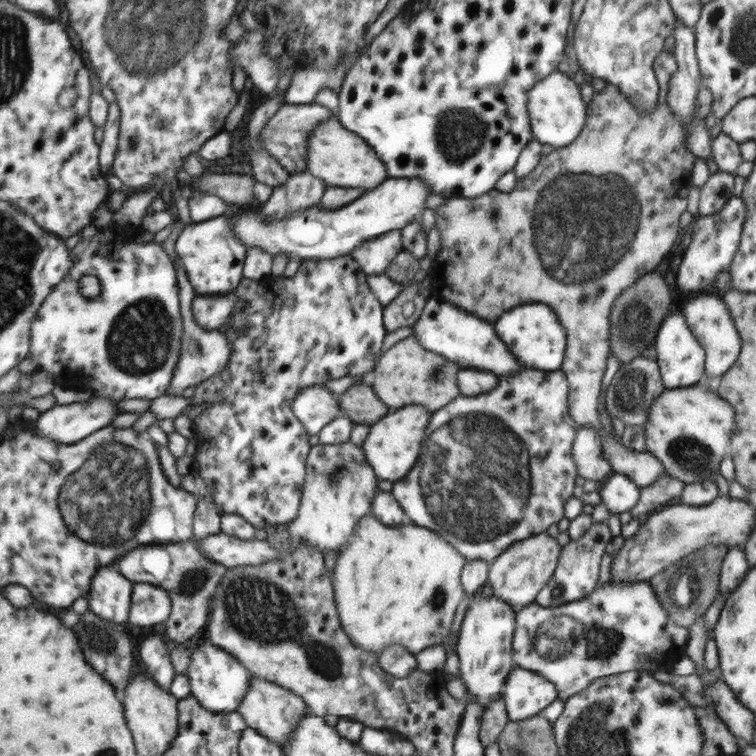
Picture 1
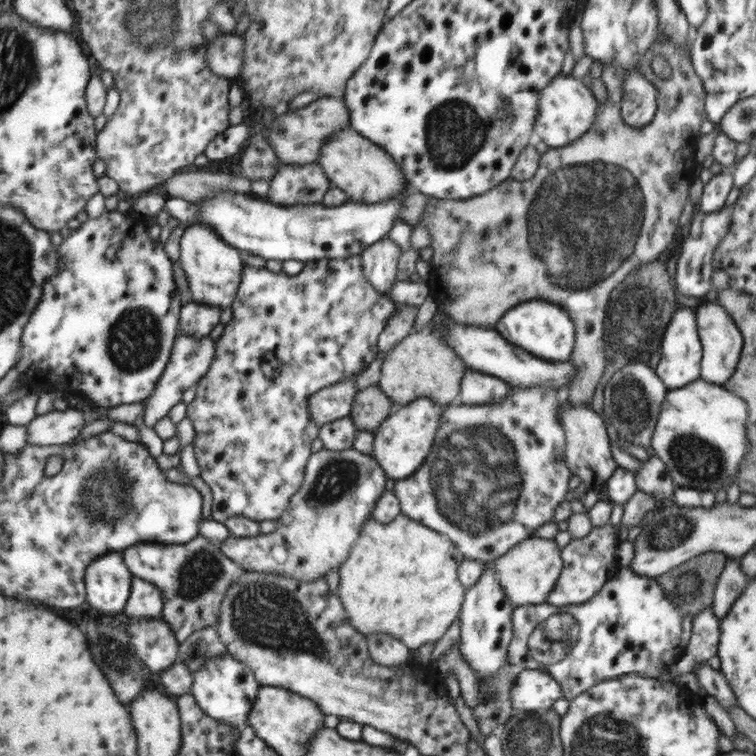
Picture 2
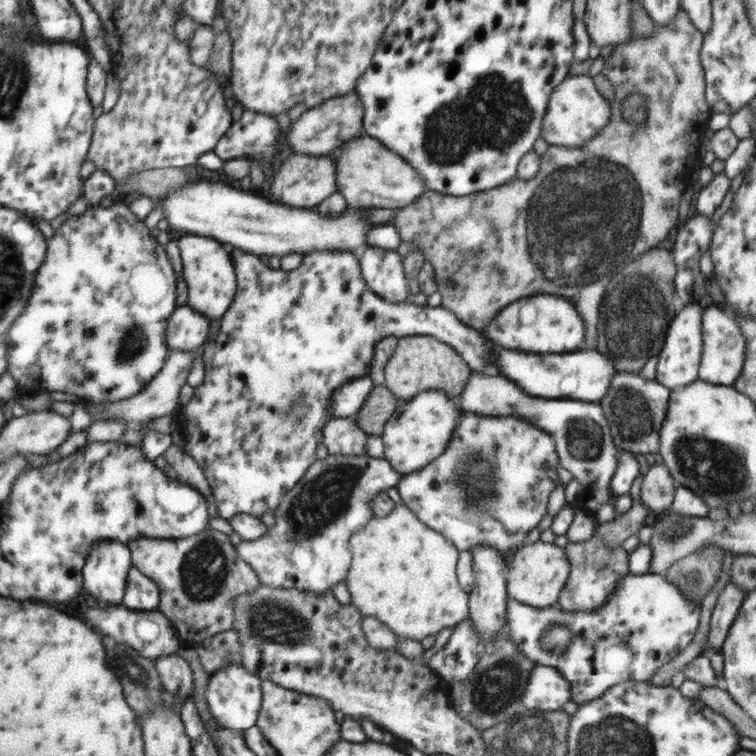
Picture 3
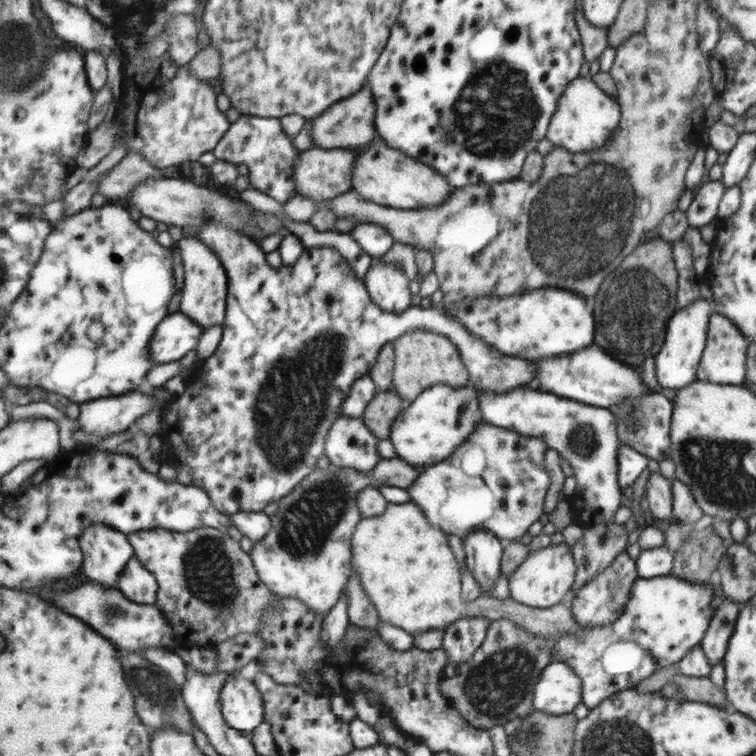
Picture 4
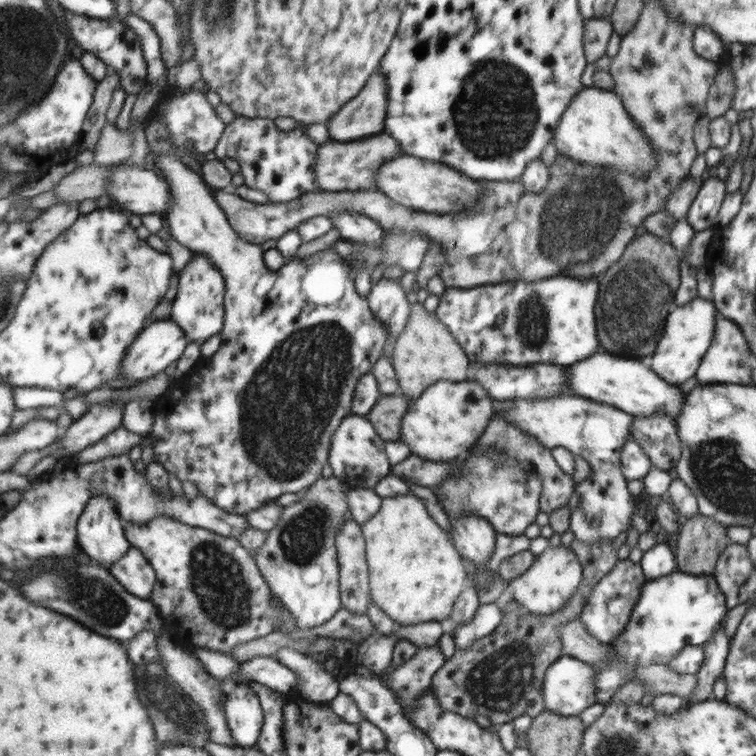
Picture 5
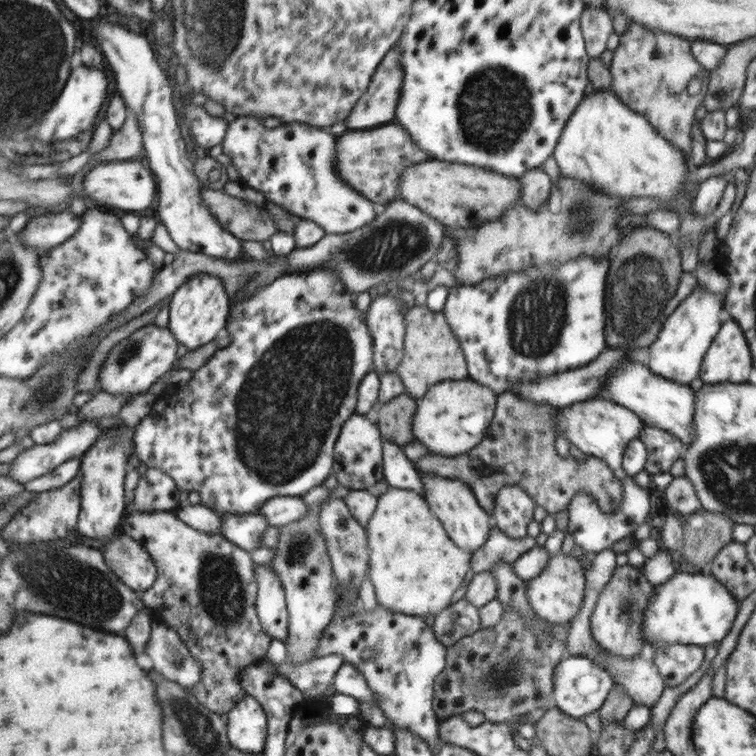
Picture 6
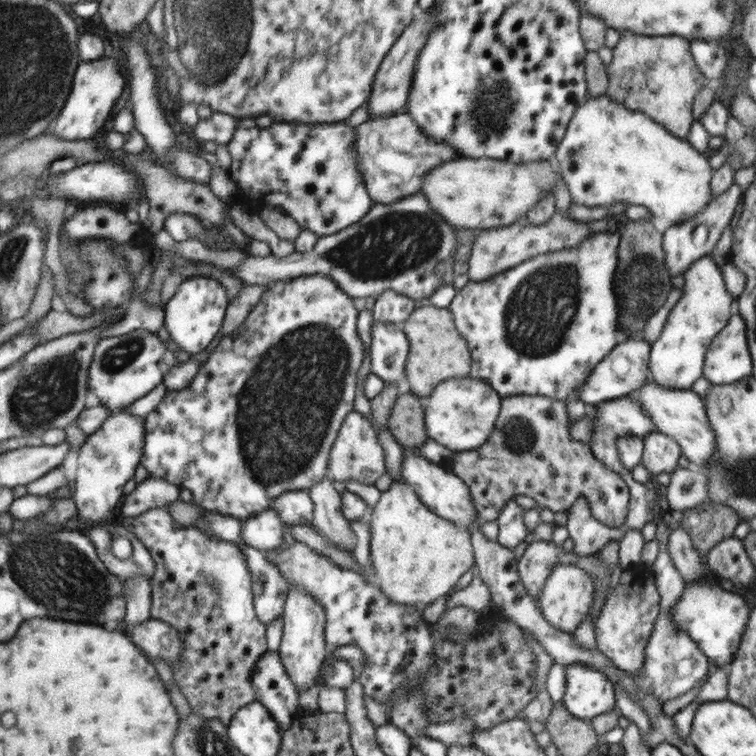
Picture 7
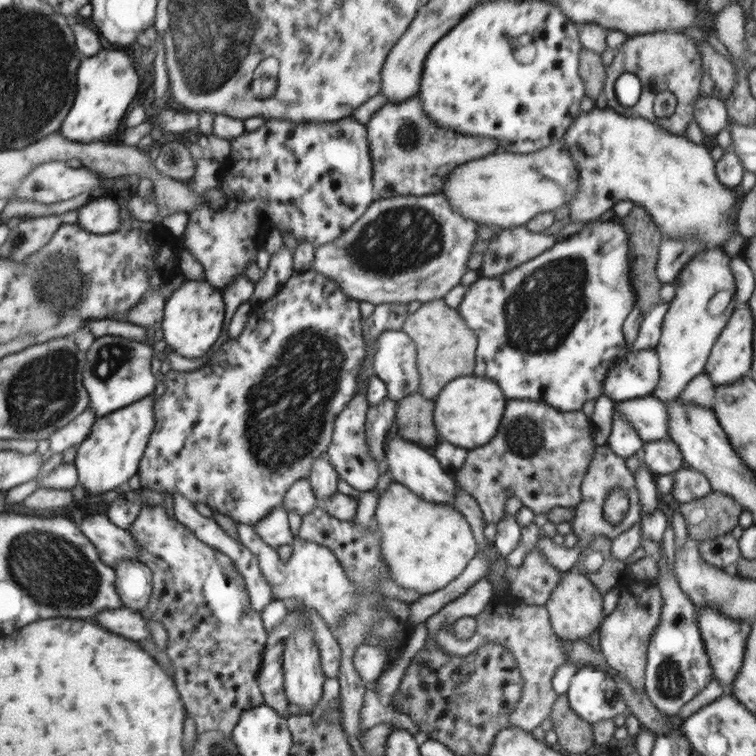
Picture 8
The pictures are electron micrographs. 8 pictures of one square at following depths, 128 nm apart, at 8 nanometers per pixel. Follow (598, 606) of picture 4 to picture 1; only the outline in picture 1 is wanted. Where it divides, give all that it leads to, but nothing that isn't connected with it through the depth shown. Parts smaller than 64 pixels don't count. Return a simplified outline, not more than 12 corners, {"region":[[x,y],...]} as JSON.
{"region":[[592,523],[561,551],[553,584],[537,596],[547,608],[587,597],[611,540]]}

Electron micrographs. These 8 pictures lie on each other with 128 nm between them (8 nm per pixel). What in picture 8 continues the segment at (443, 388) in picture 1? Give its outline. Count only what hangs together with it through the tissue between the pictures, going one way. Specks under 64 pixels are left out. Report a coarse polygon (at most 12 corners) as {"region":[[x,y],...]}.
{"region":[[443,299],[404,320],[417,340],[421,393],[471,375],[478,338]]}

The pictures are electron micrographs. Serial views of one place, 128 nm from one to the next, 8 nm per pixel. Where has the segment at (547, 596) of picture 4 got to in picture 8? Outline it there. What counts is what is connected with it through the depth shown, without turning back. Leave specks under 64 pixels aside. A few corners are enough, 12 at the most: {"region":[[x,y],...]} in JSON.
{"region":[[574,568],[543,604],[553,634],[585,640],[605,619],[599,596]]}

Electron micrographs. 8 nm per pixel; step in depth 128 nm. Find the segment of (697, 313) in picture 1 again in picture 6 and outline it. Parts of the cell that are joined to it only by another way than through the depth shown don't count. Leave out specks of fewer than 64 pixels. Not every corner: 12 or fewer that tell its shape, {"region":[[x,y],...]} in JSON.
{"region":[[727,318],[703,355],[700,381],[747,381],[752,356]]}

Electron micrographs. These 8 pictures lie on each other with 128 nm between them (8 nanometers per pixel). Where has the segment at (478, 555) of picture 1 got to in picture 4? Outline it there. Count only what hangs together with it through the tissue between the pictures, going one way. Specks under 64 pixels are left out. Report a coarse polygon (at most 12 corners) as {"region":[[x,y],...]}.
{"region":[[481,422],[406,491],[462,540],[515,541],[552,483],[540,438]]}

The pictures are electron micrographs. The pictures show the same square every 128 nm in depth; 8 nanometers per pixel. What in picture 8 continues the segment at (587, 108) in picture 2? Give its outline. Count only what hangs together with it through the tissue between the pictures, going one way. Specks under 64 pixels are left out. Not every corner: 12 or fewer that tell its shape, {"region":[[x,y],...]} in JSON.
{"region":[[609,108],[564,141],[570,222],[620,200],[707,250],[738,196],[704,144]]}

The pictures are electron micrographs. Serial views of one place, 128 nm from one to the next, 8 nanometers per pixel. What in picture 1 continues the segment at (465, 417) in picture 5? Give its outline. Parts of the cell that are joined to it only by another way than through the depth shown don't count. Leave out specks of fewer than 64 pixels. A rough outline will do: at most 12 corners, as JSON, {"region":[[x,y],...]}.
{"region":[[388,409],[361,445],[378,480],[409,472],[431,412]]}

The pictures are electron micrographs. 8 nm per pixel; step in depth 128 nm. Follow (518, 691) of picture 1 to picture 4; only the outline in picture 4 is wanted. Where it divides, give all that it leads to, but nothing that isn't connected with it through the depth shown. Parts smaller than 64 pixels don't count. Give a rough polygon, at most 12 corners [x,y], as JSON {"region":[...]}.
{"region":[[566,662],[544,667],[536,710],[567,715],[582,702],[582,680]]}

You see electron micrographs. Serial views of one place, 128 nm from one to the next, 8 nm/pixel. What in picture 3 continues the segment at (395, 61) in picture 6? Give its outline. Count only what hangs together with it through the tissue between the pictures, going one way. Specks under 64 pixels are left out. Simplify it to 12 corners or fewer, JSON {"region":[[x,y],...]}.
{"region":[[349,92],[303,112],[285,142],[293,153],[333,154],[363,134]]}

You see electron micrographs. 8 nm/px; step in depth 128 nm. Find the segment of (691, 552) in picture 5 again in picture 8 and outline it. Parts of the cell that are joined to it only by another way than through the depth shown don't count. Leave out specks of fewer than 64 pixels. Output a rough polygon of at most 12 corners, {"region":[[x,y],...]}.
{"region":[[714,493],[678,508],[688,539],[730,533],[741,513]]}

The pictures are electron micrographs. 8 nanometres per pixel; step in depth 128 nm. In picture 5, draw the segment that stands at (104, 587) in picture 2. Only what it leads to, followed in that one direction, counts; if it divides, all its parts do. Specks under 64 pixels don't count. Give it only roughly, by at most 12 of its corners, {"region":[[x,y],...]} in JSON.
{"region":[[93,497],[78,542],[104,567],[132,547],[126,520],[107,497]]}

